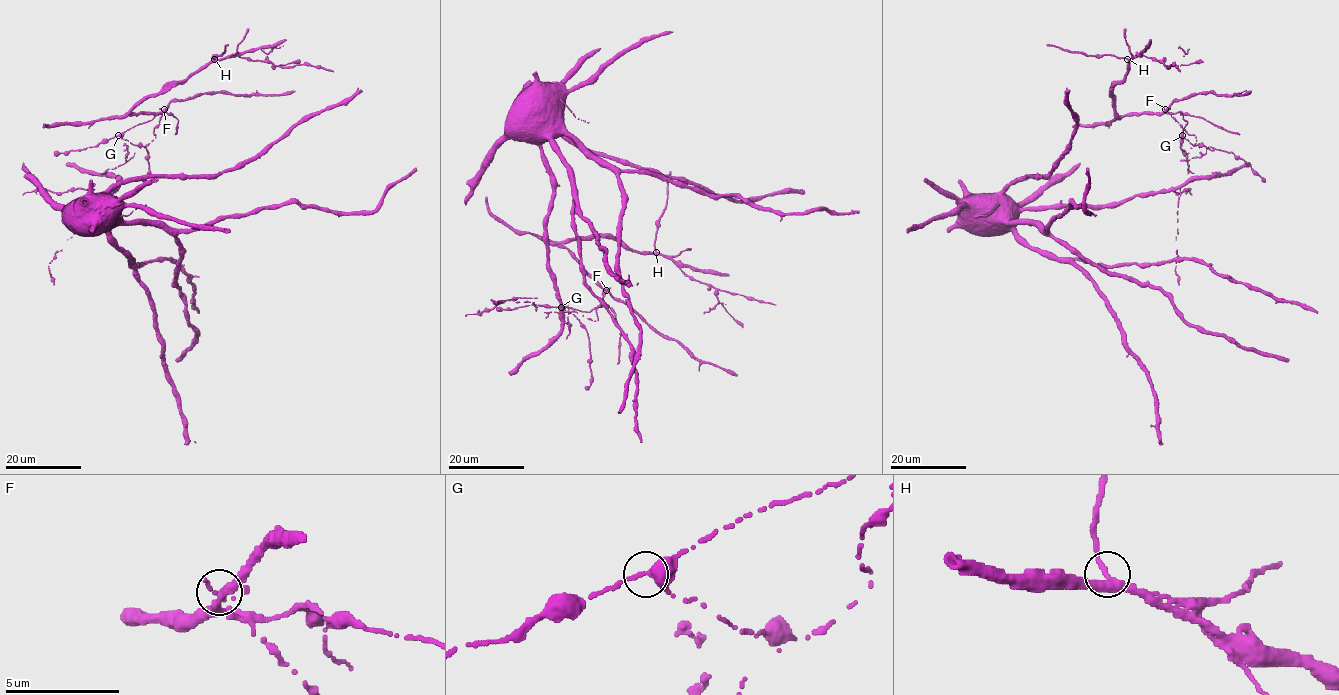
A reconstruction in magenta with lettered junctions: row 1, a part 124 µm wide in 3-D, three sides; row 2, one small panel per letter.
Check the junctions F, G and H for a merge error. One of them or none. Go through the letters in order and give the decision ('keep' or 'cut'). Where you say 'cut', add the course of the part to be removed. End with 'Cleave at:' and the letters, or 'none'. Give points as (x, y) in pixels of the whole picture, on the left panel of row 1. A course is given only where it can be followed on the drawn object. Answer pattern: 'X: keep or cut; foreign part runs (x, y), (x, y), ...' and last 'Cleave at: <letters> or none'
F: cut
G: keep
H: keep
Cleave at: F

